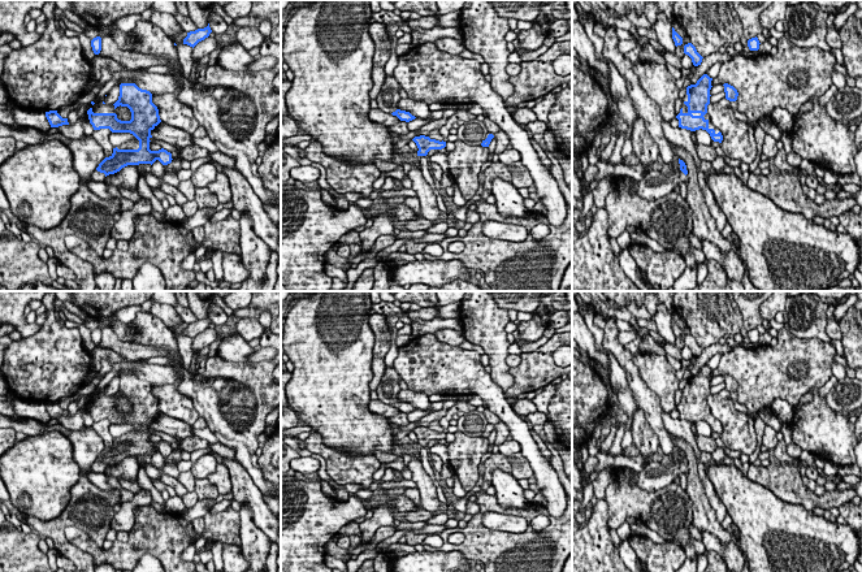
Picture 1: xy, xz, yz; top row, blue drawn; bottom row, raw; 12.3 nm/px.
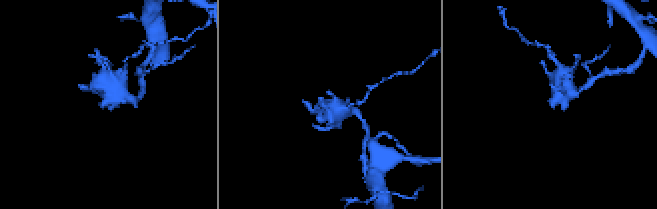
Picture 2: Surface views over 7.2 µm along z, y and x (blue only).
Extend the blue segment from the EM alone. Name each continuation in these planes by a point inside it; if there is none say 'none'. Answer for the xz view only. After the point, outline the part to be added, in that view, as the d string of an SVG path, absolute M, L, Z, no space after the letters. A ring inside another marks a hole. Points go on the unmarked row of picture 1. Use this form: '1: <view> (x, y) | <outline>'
1: xz (388, 390) | M386 367L382 380L377 387L378 399L386 404L393 404L398 400L400 376L394 367Z

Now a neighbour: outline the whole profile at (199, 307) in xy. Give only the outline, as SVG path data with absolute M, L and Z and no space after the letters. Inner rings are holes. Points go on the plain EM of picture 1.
M186 291L189 308L195 315L198 320L204 320L208 317L209 299L202 299L196 291Z

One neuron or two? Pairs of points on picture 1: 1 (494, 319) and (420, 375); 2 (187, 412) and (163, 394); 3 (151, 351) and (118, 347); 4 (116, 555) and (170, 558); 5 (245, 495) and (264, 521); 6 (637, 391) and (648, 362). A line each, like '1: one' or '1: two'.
1: two
2: one
3: one
4: one
5: one
6: two

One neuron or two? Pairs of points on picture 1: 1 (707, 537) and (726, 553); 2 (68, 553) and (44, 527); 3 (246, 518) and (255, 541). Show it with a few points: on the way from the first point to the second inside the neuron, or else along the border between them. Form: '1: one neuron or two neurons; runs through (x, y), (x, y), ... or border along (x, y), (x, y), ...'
1: one neuron; runs through (711, 541), (722, 549)
2: one neuron; runs through (61, 546), (60, 541), (51, 532)
3: one neuron; runs through (246, 523), (251, 536)

